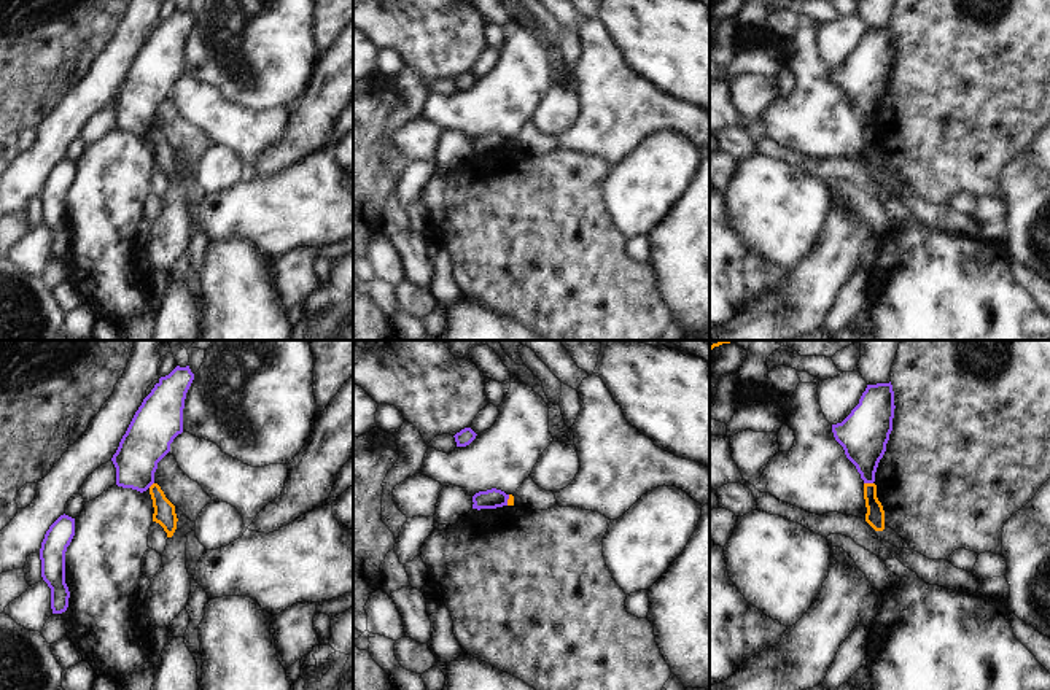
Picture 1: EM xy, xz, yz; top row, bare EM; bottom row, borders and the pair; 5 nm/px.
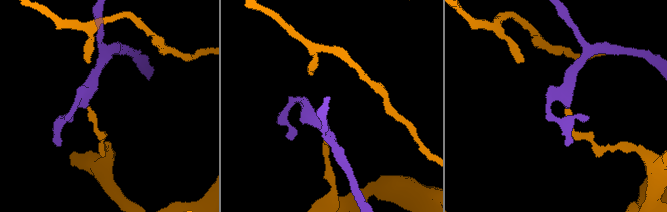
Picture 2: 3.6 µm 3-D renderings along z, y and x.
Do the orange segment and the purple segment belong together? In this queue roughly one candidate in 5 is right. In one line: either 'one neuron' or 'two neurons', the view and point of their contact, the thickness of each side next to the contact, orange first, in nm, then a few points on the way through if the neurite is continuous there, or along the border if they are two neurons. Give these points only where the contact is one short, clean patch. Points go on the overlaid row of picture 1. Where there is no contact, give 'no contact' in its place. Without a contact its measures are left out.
two neurons | yz (869, 484) | 100/240 nm | along yz (864, 482), (872, 484)

